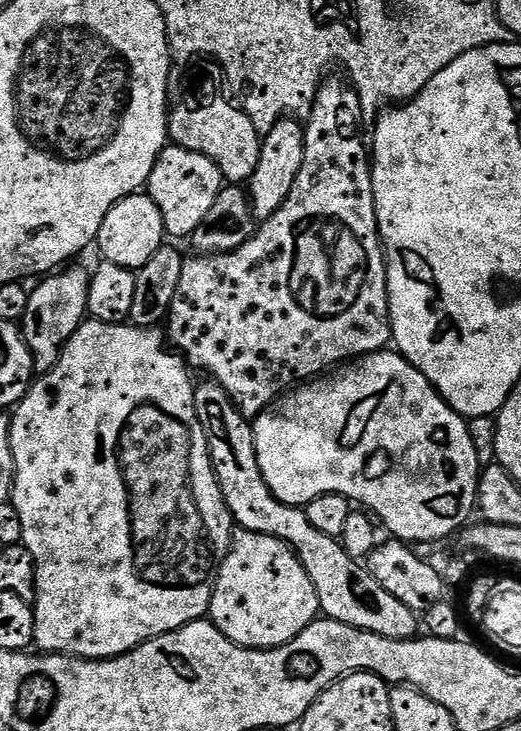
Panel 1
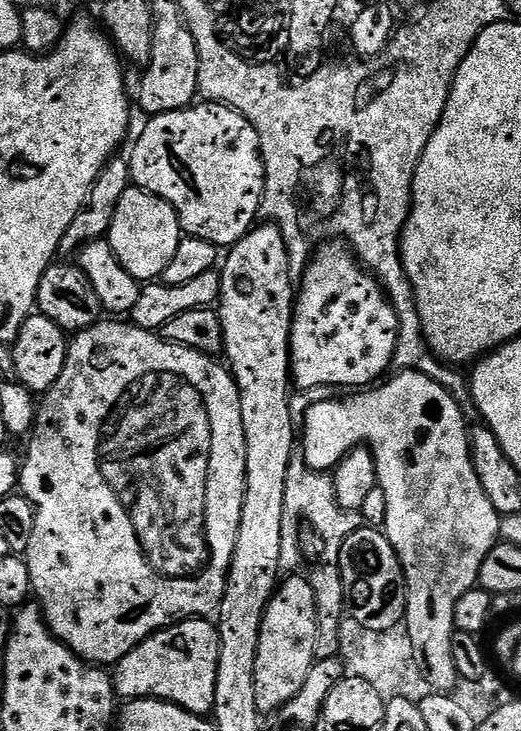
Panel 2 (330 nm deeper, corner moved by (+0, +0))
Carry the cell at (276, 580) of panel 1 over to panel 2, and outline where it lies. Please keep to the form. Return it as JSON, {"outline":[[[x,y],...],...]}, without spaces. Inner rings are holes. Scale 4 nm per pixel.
{"outline":[[[289,575],[279,581],[276,593],[264,611],[258,638],[258,662],[254,662],[254,698],[262,714],[275,714],[302,690],[306,674],[318,659],[316,642],[320,637],[320,622],[316,611],[315,591],[307,575]]]}

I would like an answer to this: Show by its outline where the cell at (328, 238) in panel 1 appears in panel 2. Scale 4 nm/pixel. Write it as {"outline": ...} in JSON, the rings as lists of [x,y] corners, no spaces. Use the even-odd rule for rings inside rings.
{"outline":[[[332,238],[327,242],[321,243],[316,248],[308,263],[308,267],[304,271],[303,279],[299,281],[298,291],[294,296],[294,311],[292,313],[292,333],[288,339],[288,355],[290,357],[290,376],[300,388],[332,388],[337,384],[340,388],[348,388],[344,390],[364,390],[369,386],[375,385],[393,367],[392,359],[396,353],[398,346],[398,338],[400,337],[400,325],[402,321],[396,316],[392,304],[388,300],[387,294],[380,287],[379,280],[360,263],[355,252],[347,243],[341,242],[339,239]]]}

